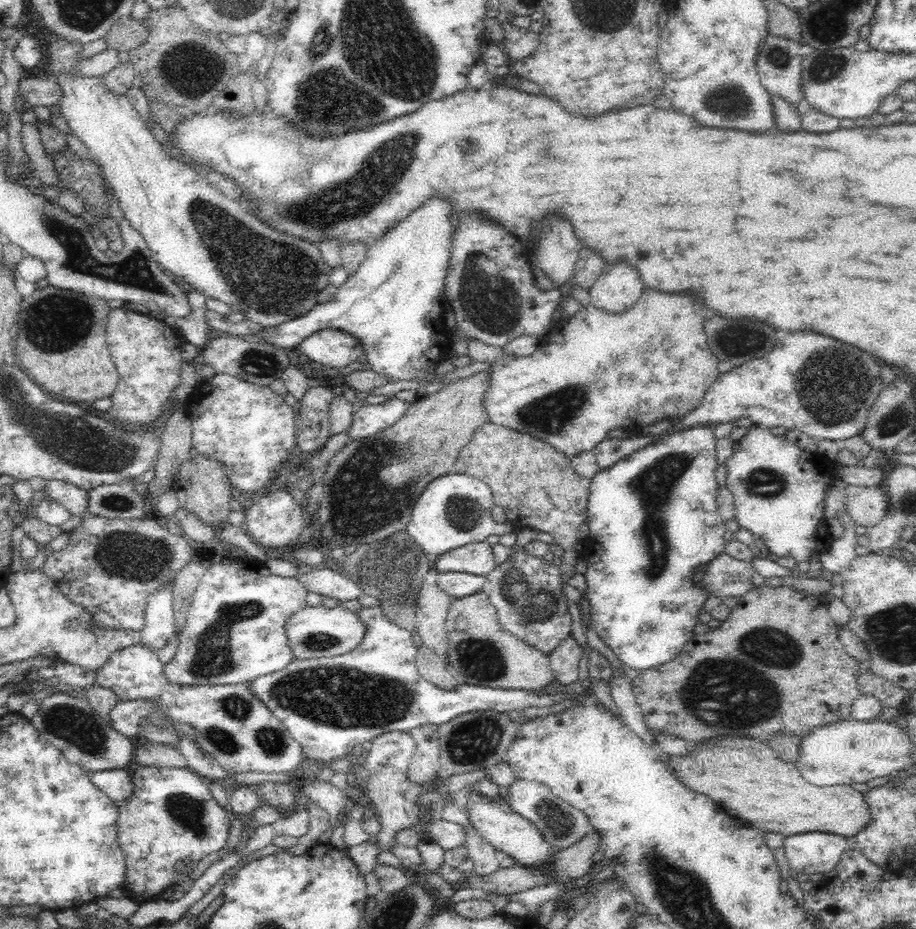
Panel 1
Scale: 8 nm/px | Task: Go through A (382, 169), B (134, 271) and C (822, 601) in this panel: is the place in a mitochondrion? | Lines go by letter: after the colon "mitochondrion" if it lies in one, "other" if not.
A: mitochondrion
B: mitochondrion
C: other

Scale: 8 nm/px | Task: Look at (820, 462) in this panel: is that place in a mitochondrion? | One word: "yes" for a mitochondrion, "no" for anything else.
no

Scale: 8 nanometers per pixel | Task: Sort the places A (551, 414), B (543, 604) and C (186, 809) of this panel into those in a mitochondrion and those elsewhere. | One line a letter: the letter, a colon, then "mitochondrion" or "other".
A: mitochondrion
B: mitochondrion
C: mitochondrion

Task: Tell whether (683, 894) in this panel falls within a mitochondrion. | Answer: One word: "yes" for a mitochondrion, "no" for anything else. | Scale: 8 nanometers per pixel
yes

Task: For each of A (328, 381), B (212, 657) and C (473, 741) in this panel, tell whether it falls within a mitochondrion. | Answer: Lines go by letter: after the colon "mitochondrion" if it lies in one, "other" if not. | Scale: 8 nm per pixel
A: other
B: mitochondrion
C: mitochondrion

